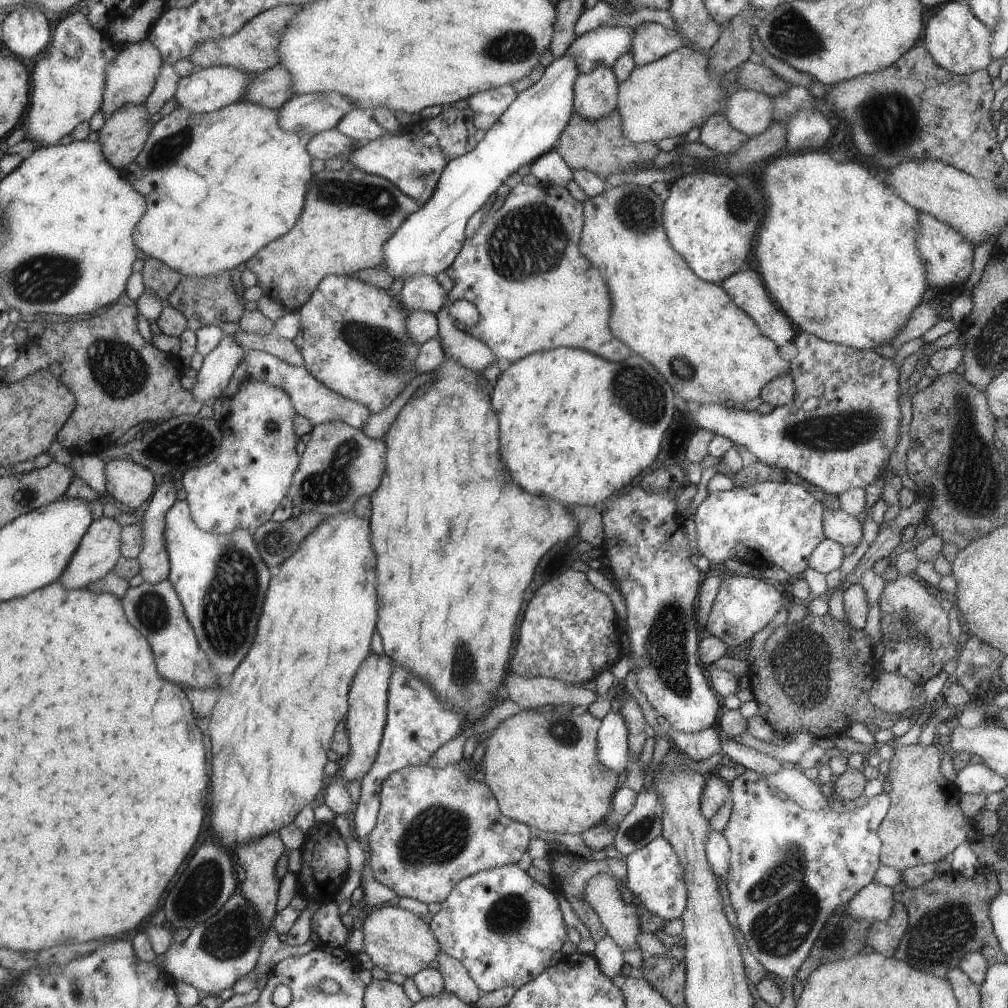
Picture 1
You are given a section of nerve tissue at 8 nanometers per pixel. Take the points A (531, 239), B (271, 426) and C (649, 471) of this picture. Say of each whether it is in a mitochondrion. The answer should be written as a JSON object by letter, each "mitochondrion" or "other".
{"A":"mitochondrion","B":"mitochondrion","C":"other"}

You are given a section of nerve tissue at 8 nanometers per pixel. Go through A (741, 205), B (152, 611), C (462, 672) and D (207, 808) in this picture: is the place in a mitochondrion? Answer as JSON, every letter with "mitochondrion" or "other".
{"A":"mitochondrion","B":"mitochondrion","C":"mitochondrion","D":"other"}

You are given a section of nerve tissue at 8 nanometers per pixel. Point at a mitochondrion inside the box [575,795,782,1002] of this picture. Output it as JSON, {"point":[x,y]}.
{"point":[643,828]}

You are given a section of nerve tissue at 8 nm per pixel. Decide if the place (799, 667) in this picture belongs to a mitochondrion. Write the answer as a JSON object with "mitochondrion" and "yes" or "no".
{"mitochondrion":"yes"}

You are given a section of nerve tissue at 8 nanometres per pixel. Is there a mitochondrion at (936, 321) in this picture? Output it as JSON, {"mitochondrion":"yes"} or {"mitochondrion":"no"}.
{"mitochondrion":"no"}

